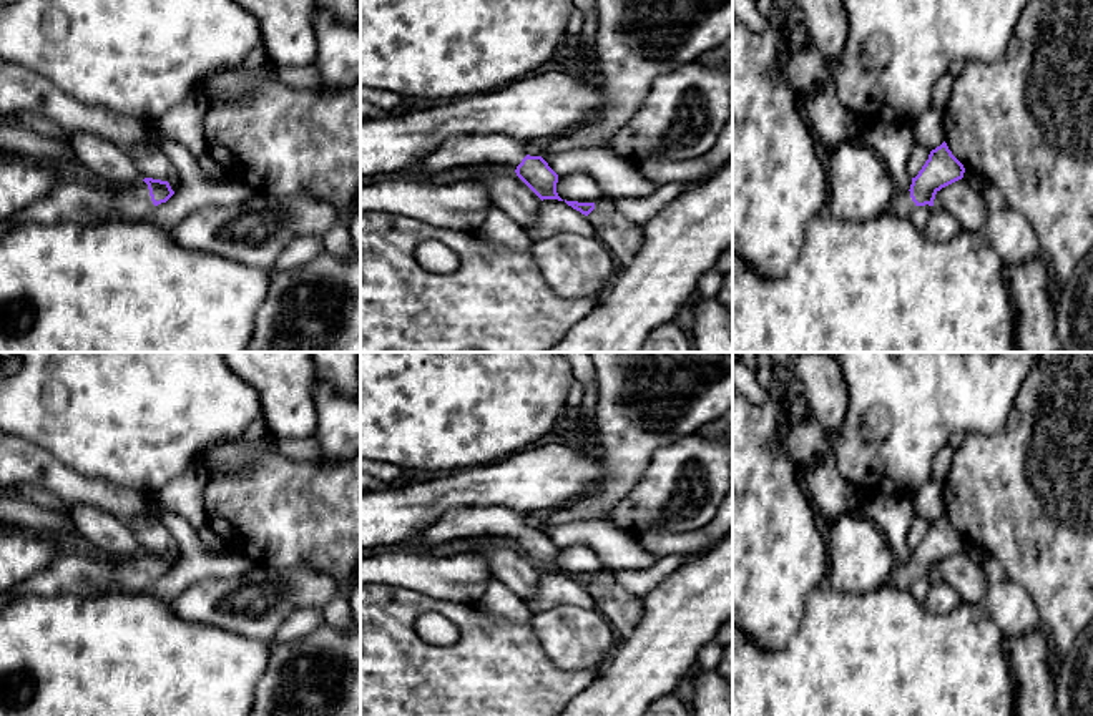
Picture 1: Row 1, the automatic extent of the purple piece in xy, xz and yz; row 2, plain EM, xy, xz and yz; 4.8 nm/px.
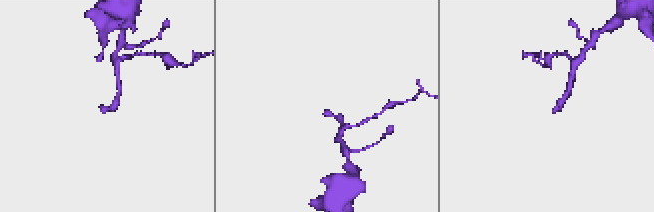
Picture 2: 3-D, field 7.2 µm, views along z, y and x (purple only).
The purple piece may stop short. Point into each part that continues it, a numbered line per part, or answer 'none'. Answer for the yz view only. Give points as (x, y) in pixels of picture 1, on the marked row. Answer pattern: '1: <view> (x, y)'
1: yz (901, 205)

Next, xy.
1: xy (80, 203)

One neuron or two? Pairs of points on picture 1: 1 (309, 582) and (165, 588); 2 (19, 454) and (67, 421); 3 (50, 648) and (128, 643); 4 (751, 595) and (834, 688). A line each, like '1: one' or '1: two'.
1: two
2: two
3: one
4: two

